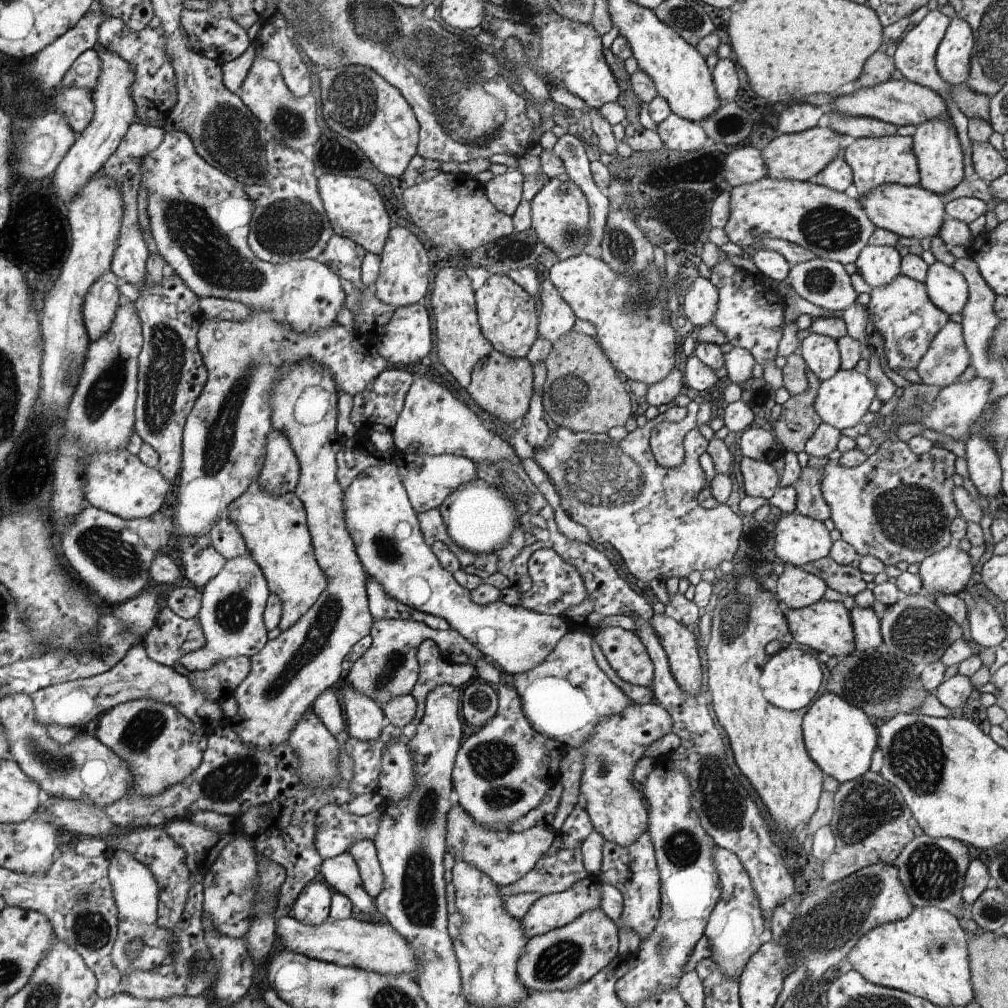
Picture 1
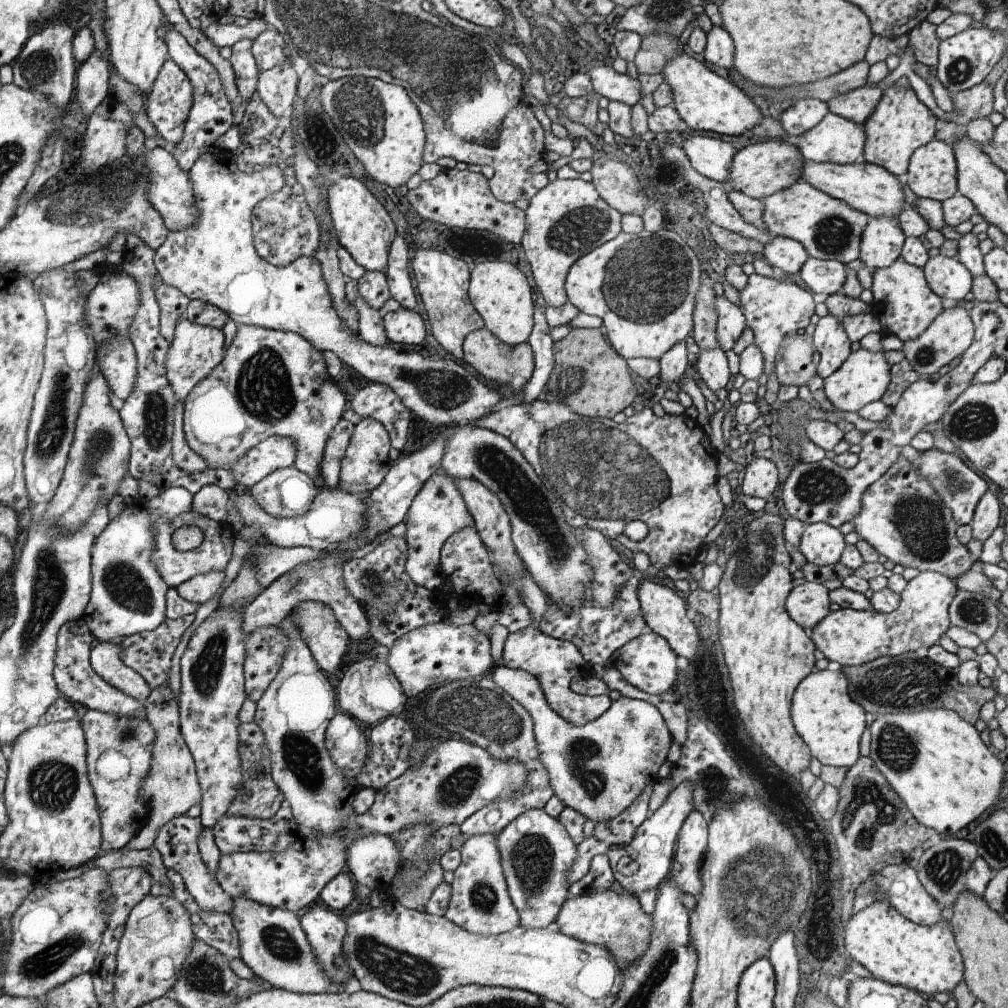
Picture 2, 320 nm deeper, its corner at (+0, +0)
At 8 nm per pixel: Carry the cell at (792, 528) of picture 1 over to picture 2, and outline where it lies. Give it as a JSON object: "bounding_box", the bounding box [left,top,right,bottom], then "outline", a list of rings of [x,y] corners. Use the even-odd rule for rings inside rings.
{"bounding_box":[798,523,845,566],"outline":[[[825,523],[806,525],[798,550],[807,563],[817,566],[837,564],[844,553],[845,536],[839,529]]]}

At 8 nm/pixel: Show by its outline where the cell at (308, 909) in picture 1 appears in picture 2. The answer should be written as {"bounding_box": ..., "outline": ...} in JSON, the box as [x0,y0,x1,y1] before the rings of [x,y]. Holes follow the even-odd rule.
{"bounding_box":[300,904,354,983],"outline":[[[312,904],[300,915],[300,926],[315,948],[316,955],[335,981],[348,983],[354,974],[344,960],[347,922],[323,904]]]}

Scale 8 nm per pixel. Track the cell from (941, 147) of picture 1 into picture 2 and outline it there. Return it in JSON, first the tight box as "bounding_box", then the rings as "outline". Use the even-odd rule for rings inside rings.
{"bounding_box":[907,139,957,203],"outline":[[[933,139],[909,160],[907,184],[920,198],[944,203],[957,192],[957,164],[952,147]]]}

